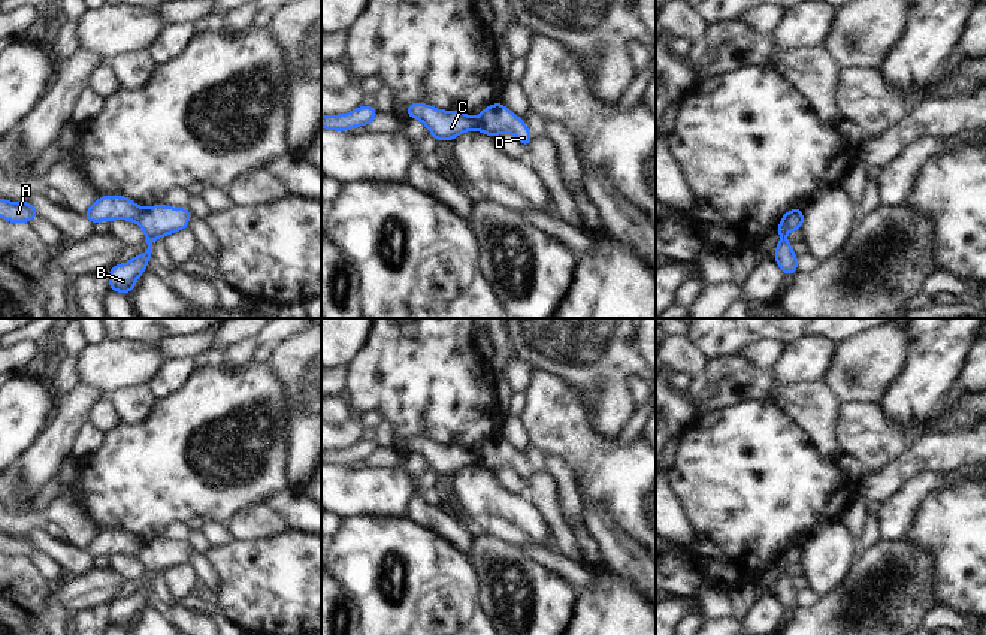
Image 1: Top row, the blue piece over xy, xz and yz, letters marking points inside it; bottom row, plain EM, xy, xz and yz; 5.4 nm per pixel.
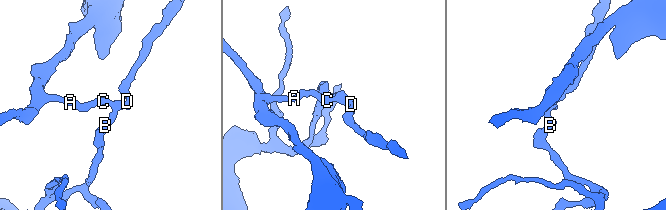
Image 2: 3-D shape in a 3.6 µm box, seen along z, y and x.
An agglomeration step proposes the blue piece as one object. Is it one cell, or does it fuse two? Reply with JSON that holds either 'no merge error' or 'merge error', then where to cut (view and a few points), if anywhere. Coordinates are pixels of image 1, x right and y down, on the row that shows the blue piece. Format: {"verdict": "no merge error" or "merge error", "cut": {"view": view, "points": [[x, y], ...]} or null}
{"verdict": "merge error", "cut": {"view": "xy", "points": [[142, 209], [136, 221]]}}

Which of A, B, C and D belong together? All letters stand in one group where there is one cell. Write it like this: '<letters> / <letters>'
A C / B D

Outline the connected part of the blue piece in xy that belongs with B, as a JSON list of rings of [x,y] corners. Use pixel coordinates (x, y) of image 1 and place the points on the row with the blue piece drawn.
[[[152,205],[143,208],[137,224],[143,230],[148,250],[133,257],[127,264],[114,264],[109,269],[109,291],[130,294],[136,285],[136,279],[146,273],[146,264],[152,253],[152,241],[164,238],[173,232],[187,230],[193,214],[185,208],[170,208],[164,205]]]

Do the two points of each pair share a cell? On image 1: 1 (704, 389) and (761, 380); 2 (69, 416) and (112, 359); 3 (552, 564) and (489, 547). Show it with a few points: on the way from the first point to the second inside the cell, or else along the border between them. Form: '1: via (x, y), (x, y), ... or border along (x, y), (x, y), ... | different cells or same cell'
1: via (717, 386), (726, 381), (747, 381) | same cell
2: border along (79, 383), (102, 395) | different cells
3: border along (513, 544), (559, 577) | different cells

